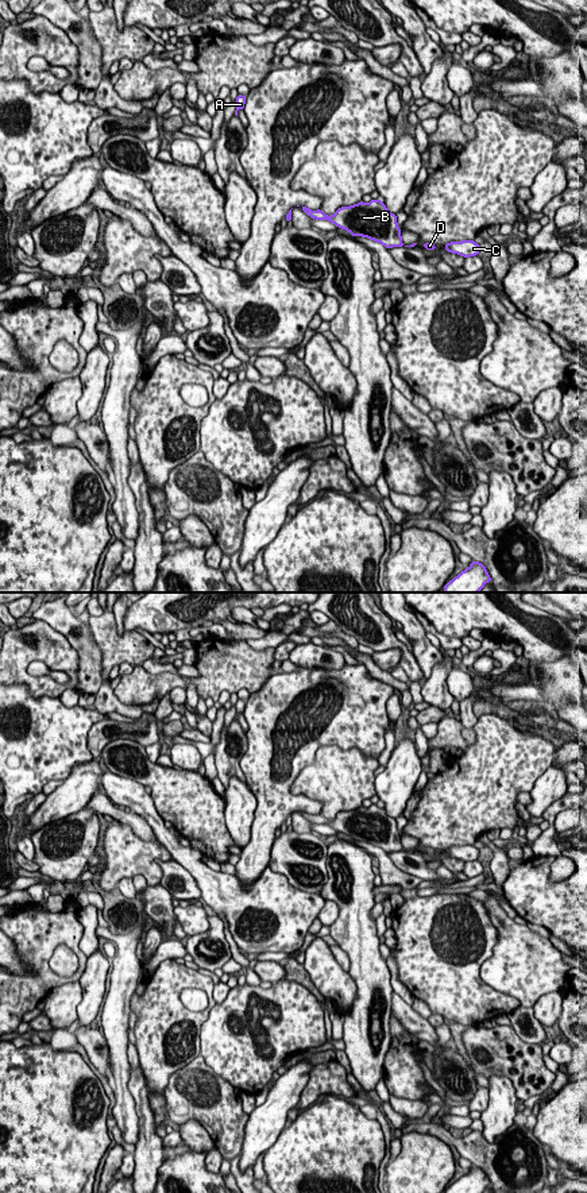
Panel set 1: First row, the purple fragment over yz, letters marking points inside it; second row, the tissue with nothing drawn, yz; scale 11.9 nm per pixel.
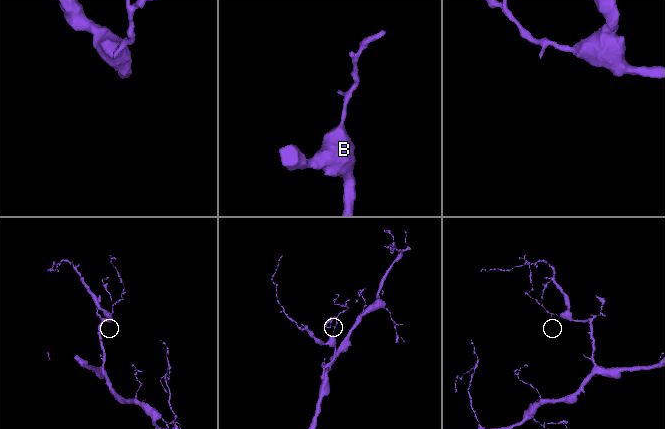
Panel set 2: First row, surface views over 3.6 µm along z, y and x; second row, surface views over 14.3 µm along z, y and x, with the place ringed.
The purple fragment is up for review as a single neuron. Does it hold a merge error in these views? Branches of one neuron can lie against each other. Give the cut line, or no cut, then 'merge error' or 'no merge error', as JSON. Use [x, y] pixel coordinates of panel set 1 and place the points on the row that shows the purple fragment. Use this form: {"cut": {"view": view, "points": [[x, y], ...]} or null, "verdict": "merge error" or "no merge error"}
{"cut": null, "verdict": "no merge error"}

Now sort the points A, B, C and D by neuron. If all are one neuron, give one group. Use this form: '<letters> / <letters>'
A B C D

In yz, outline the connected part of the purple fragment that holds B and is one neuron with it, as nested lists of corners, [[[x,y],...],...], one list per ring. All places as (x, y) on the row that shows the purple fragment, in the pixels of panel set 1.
[[[381,200],[368,204],[360,201],[351,206],[339,208],[332,216],[323,211],[310,211],[300,206],[308,216],[316,220],[329,220],[332,224],[348,231],[352,236],[363,236],[383,244],[386,248],[402,247],[401,229],[397,216],[387,211]]]

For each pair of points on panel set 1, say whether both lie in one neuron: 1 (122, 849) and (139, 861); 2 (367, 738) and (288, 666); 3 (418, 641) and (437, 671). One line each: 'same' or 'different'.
1: same
2: different
3: different

